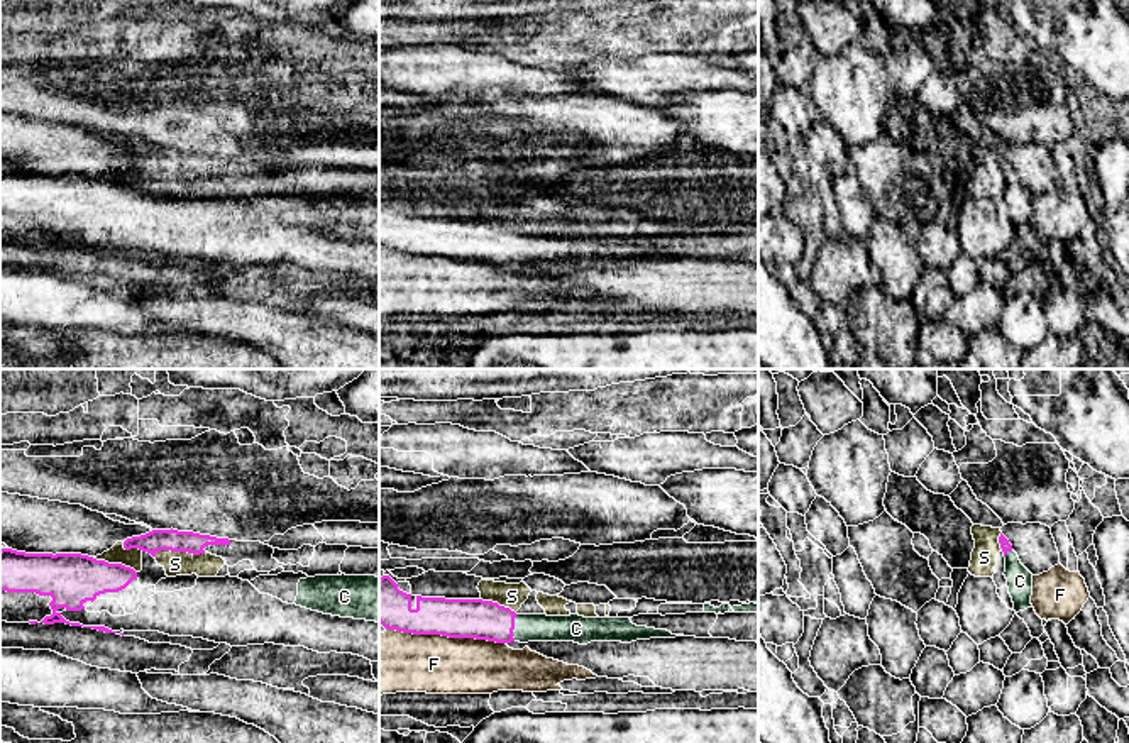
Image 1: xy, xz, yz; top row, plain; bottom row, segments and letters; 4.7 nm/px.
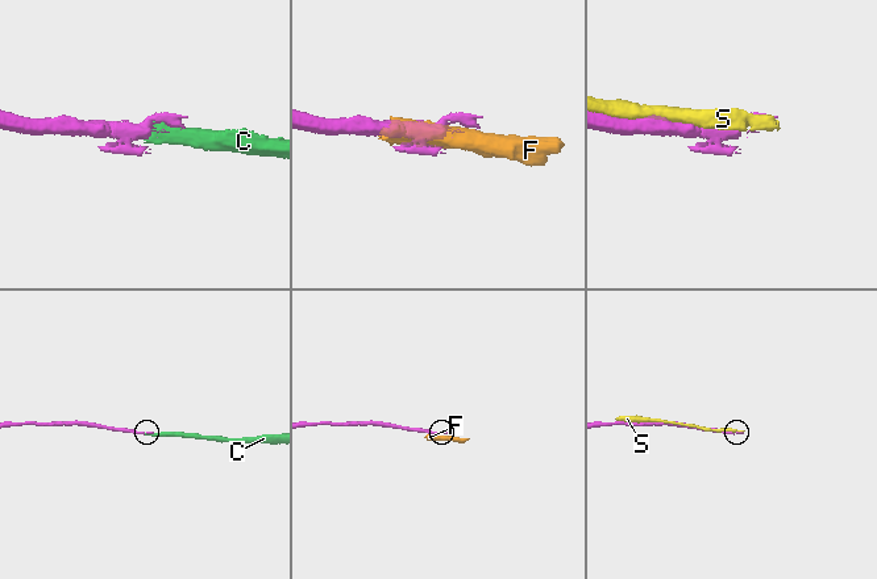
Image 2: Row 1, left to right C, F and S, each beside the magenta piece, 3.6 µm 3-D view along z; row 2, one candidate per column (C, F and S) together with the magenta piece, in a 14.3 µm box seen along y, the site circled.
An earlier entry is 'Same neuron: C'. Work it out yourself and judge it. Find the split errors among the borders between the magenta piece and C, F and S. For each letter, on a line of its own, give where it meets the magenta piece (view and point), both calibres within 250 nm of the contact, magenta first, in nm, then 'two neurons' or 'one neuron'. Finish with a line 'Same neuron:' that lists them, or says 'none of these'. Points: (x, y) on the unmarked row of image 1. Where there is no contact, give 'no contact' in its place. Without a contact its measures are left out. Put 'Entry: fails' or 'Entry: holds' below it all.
C: contact xz (513, 249); calibres 190 and 130 nm; one neuron
F: contact xz (446, 256); calibres 190 and 280 nm; two neurons
S: contact xy (178, 171); calibres 110 and 110 nm; two neurons
Same neuron: C
Entry: holds

